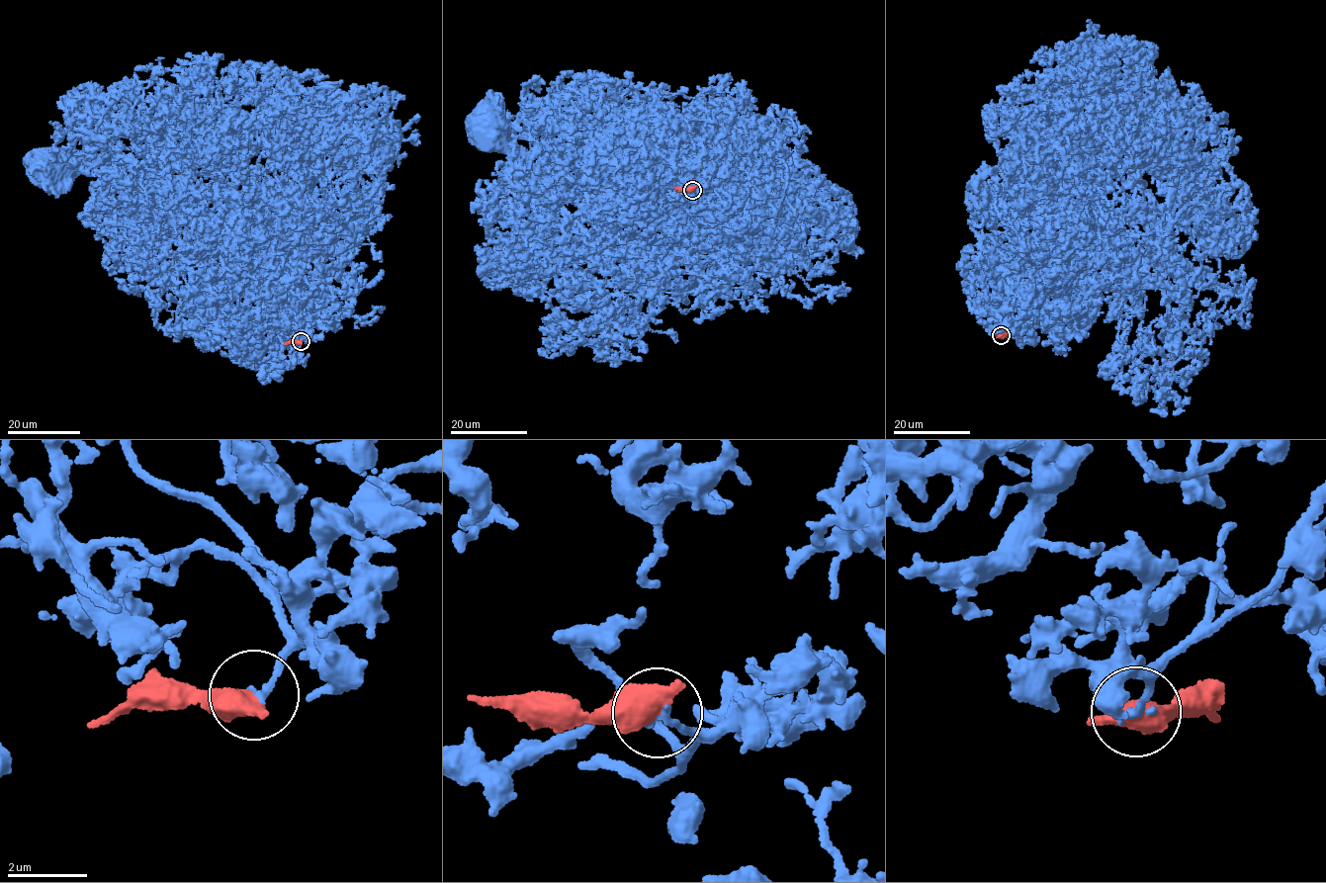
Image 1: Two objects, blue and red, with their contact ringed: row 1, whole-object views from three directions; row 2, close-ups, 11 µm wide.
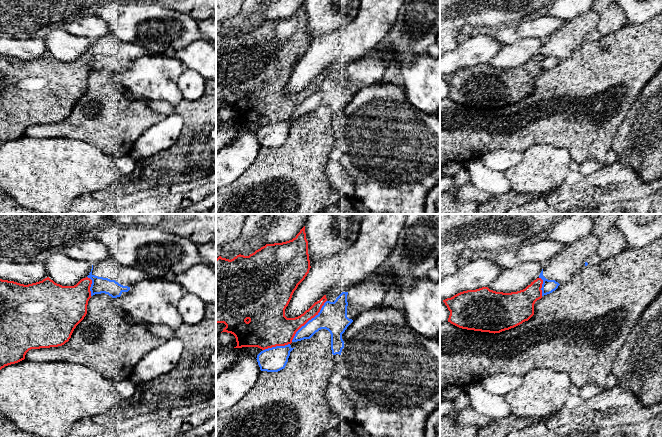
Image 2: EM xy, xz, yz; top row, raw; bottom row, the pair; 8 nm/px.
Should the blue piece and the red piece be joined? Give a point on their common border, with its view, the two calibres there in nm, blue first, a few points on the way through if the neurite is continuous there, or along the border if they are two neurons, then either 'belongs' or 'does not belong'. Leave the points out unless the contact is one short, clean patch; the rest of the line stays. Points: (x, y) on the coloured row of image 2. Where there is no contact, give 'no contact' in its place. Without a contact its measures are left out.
contact xz (309, 320); calibres 220 and 240 nm; does not belong

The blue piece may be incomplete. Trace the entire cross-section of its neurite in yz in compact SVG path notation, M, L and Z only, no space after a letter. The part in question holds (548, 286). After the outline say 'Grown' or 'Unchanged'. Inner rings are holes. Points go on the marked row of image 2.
M594 234L566 246L543 264L539 278L543 280L542 296L555 291L560 284L569 281L588 265L586 260L598 249L599 240Z. Grown

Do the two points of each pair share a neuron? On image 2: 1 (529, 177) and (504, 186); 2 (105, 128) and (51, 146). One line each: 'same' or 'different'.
1: different
2: different

